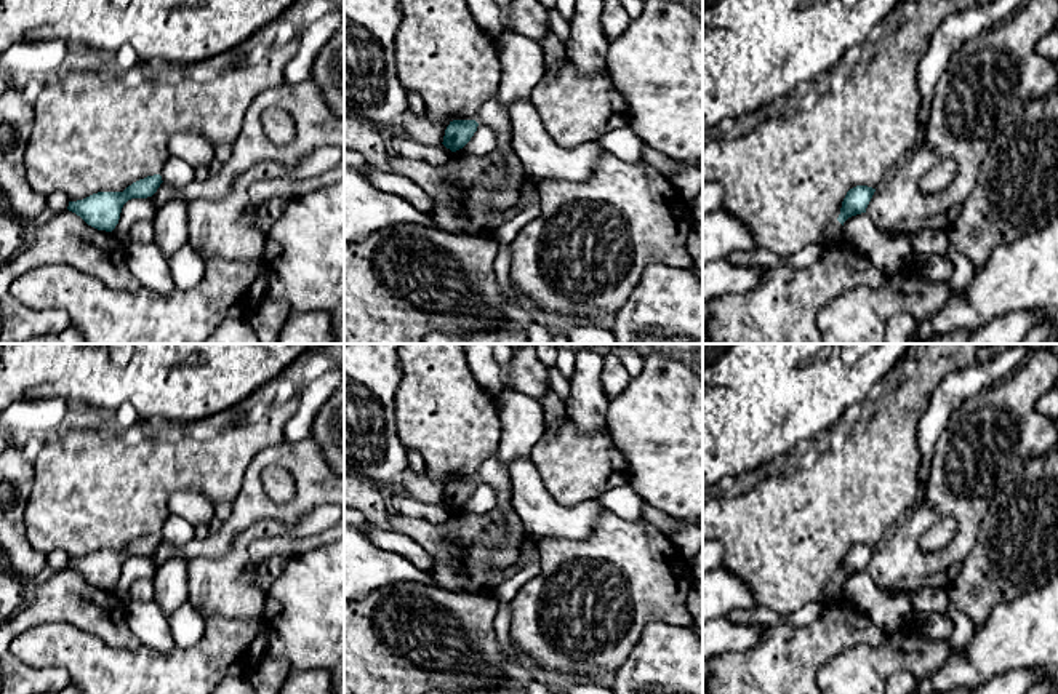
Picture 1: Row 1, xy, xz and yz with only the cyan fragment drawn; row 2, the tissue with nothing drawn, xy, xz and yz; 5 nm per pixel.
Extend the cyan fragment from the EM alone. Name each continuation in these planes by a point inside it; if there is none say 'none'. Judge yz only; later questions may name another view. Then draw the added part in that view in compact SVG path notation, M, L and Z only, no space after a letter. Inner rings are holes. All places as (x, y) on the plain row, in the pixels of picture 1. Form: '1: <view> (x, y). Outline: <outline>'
1: yz (833, 590). Outline: M834 579L824 585L820 601L828 604L831 601L839 601L845 598L844 585L839 579Z

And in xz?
1: xz (492, 472). Outline: M498 451L480 465L475 480L479 483L490 485L496 491L496 507L506 512L504 537L490 555L490 568L504 571L519 560L525 531L517 512L512 507L511 475L499 462Z

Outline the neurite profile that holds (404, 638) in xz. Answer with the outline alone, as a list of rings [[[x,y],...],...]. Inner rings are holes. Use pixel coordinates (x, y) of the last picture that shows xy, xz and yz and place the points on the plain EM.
[[[419,582],[389,584],[355,601],[344,600],[344,694],[471,692],[504,684],[511,678],[525,681],[498,641],[498,604],[495,595],[455,593]]]

